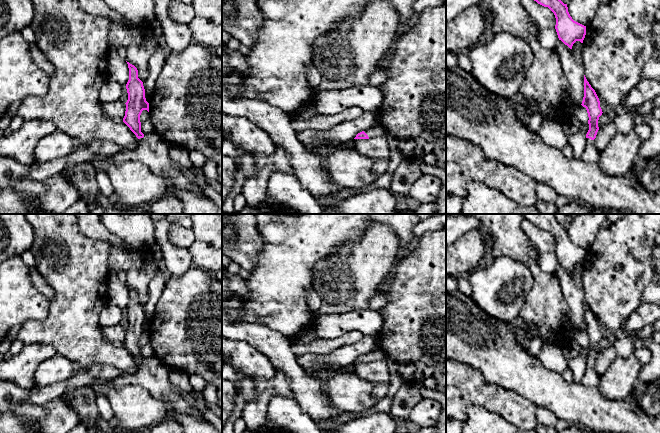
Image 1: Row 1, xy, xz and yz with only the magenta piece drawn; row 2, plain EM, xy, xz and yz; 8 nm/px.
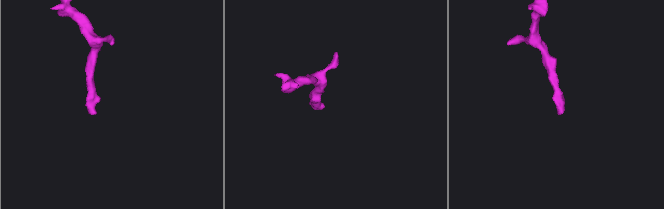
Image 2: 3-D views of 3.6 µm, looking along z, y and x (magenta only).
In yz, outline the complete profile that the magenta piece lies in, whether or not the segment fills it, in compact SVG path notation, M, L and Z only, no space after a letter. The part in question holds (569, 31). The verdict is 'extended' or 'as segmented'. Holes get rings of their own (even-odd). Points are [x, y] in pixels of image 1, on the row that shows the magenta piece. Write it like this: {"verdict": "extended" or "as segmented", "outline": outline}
{"verdict": "as segmented", "outline": "M534 0L538 4L548 7L555 15L555 29L559 40L572 49L576 41L583 43L586 26L574 21L568 12L567 4L561 0Z"}

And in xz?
{"verdict": "extended", "outline": "M377 125L366 131L362 131L358 133L354 139L370 139L370 138L376 138L380 136L386 136L386 134L387 133L379 125Z"}

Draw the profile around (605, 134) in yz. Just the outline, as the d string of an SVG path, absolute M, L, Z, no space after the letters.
M613 122L599 128L596 138L594 139L594 146L596 149L599 152L604 150L617 131L618 130Z

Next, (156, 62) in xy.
M158 45L156 51L151 55L149 59L149 76L143 82L145 92L151 98L154 94L157 78L164 66L168 51L164 50Z

